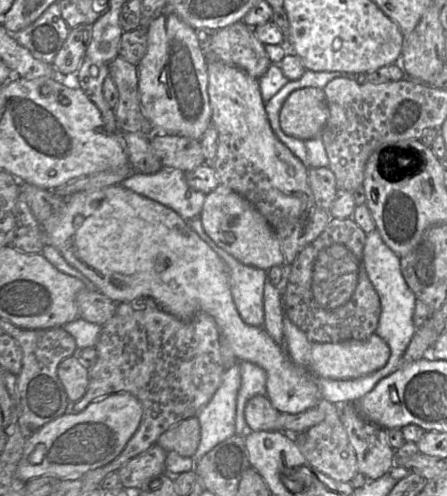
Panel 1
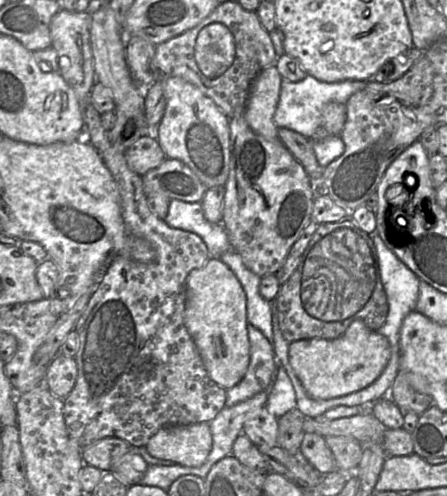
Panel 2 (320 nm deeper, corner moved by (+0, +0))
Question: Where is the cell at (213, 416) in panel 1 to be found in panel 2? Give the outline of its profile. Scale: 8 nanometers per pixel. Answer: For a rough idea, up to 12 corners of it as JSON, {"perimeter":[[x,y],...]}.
{"perimeter":[[250,323],[249,364],[226,390],[226,407],[269,390],[273,345]]}

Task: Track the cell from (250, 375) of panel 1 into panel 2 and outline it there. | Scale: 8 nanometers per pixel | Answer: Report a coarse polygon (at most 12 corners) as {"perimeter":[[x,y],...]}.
{"perimeter":[[277,368],[265,408],[276,418],[296,408],[295,391]]}

